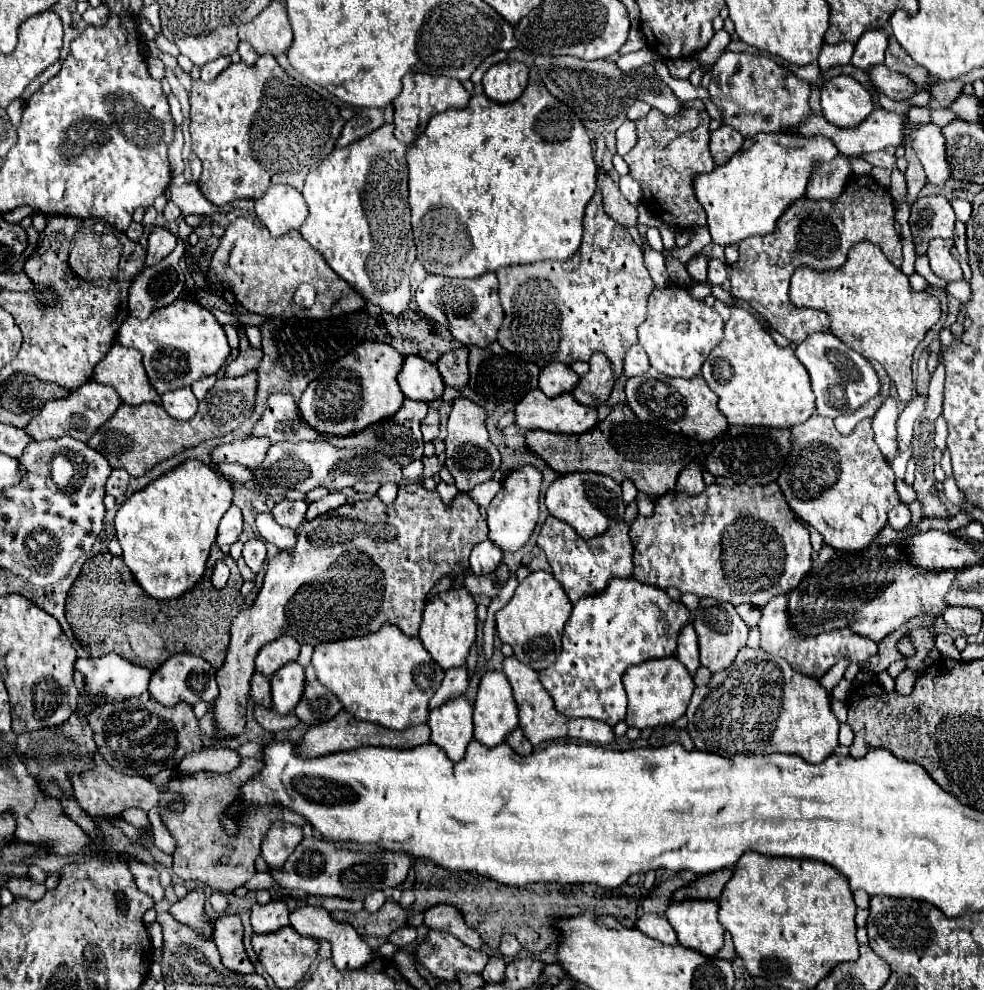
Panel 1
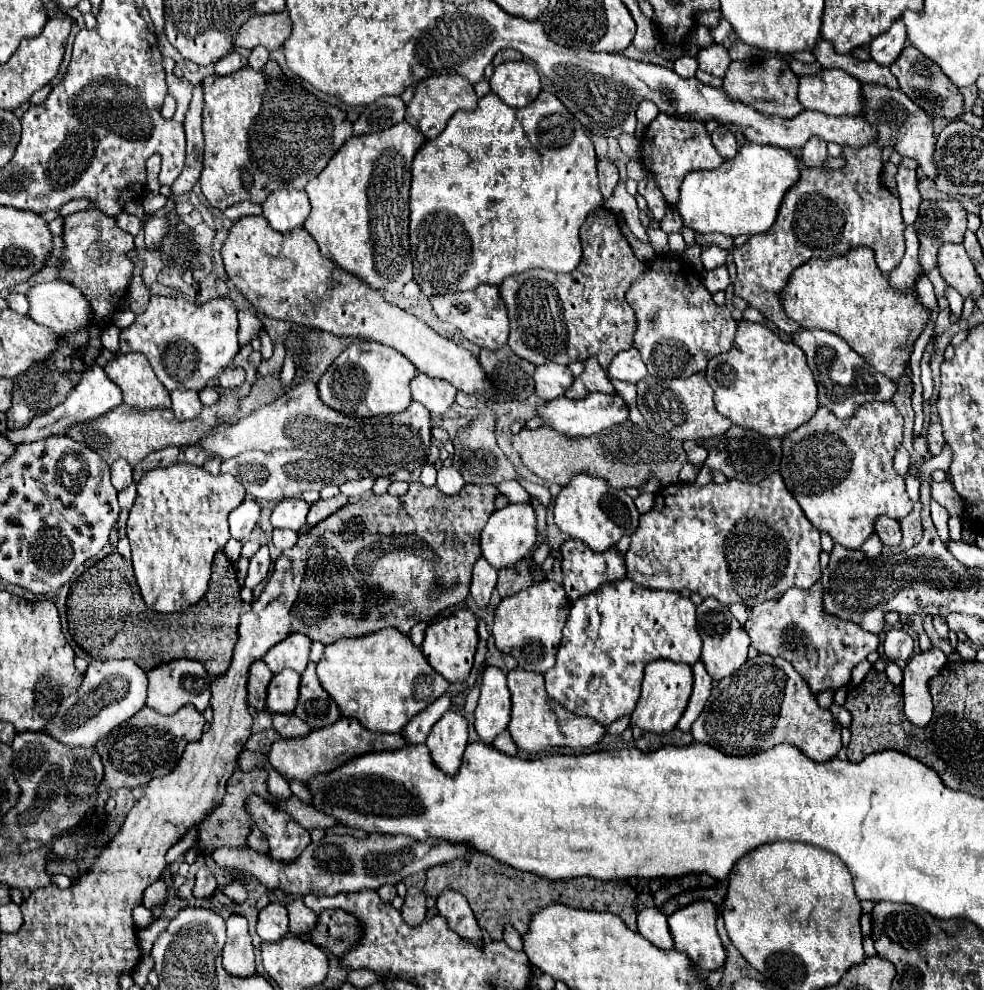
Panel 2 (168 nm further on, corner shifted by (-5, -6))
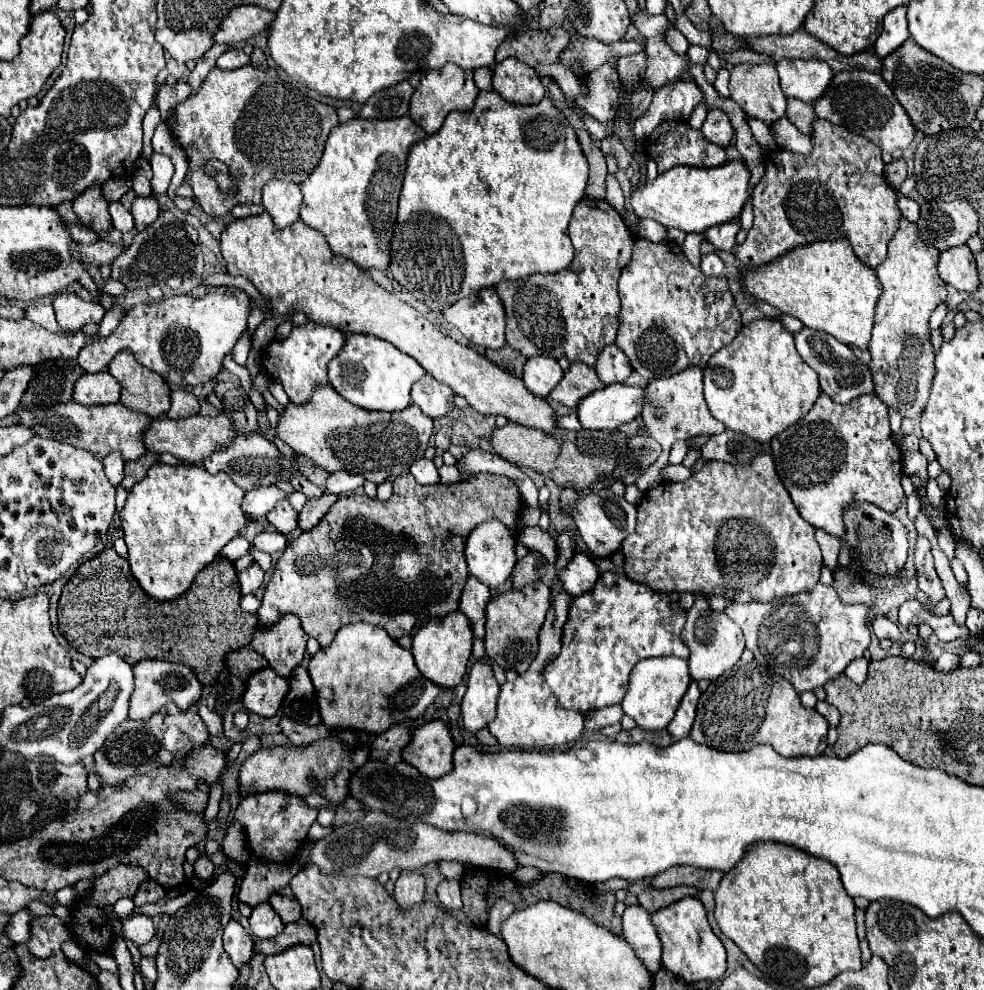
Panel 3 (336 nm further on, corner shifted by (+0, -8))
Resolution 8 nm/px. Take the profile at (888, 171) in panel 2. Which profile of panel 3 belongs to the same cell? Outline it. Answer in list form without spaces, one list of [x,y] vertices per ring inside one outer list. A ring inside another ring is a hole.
[[[904,158],[892,160],[892,164],[886,166],[884,176],[886,176],[886,182],[888,182],[890,186],[894,186],[896,190],[900,190],[902,182],[906,180],[906,162],[904,162]]]

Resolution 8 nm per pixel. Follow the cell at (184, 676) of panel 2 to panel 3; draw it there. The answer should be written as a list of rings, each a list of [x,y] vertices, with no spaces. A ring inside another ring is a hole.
[[[142,660],[134,664],[136,674],[136,690],[130,700],[130,718],[134,720],[146,720],[152,714],[158,712],[168,702],[174,702],[182,712],[186,712],[190,706],[196,706],[202,698],[202,682],[198,680],[196,672],[186,664],[172,664],[172,662],[160,662],[160,660]]]

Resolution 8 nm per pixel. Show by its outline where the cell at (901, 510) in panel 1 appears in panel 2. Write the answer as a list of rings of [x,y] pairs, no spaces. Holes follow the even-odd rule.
[[[879,516],[879,520],[875,520],[875,534],[885,548],[897,548],[901,544],[901,526],[893,518]]]

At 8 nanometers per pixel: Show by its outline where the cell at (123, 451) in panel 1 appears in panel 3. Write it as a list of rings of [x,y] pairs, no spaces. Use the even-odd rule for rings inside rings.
[[[120,402],[108,404],[108,406],[82,406],[82,404],[56,404],[52,408],[32,408],[32,410],[20,410],[18,412],[20,422],[26,426],[32,426],[38,436],[52,438],[64,444],[70,444],[74,448],[84,448],[92,452],[98,460],[104,460],[112,450],[118,450],[126,462],[138,460],[144,452],[144,432],[152,424],[152,418],[146,418],[140,412],[132,412],[124,408]]]

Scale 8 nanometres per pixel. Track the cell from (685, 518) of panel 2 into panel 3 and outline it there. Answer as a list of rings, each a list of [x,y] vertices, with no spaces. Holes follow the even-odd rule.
[[[762,452],[762,456],[754,458],[754,464],[750,464],[750,468],[742,468],[742,466],[730,466],[730,464],[722,464],[722,462],[708,462],[700,472],[692,474],[686,482],[660,482],[658,486],[650,488],[644,498],[638,504],[638,524],[636,530],[622,542],[622,552],[624,552],[624,572],[632,582],[638,584],[648,584],[650,588],[654,588],[656,592],[702,592],[704,596],[722,596],[730,602],[772,602],[776,598],[784,598],[784,596],[792,596],[792,594],[800,594],[800,592],[808,592],[814,588],[814,584],[818,582],[820,576],[820,568],[822,568],[822,554],[820,554],[820,546],[814,540],[814,526],[808,524],[796,510],[794,502],[790,500],[782,480],[778,478],[776,470],[774,470],[774,460],[770,456],[770,452]]]

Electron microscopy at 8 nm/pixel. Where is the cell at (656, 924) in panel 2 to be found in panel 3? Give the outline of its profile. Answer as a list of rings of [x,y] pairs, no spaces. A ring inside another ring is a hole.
[[[638,904],[628,906],[622,916],[622,926],[624,940],[628,940],[636,948],[638,958],[646,964],[646,968],[650,968],[652,974],[656,974],[662,966],[662,944],[650,914]]]

